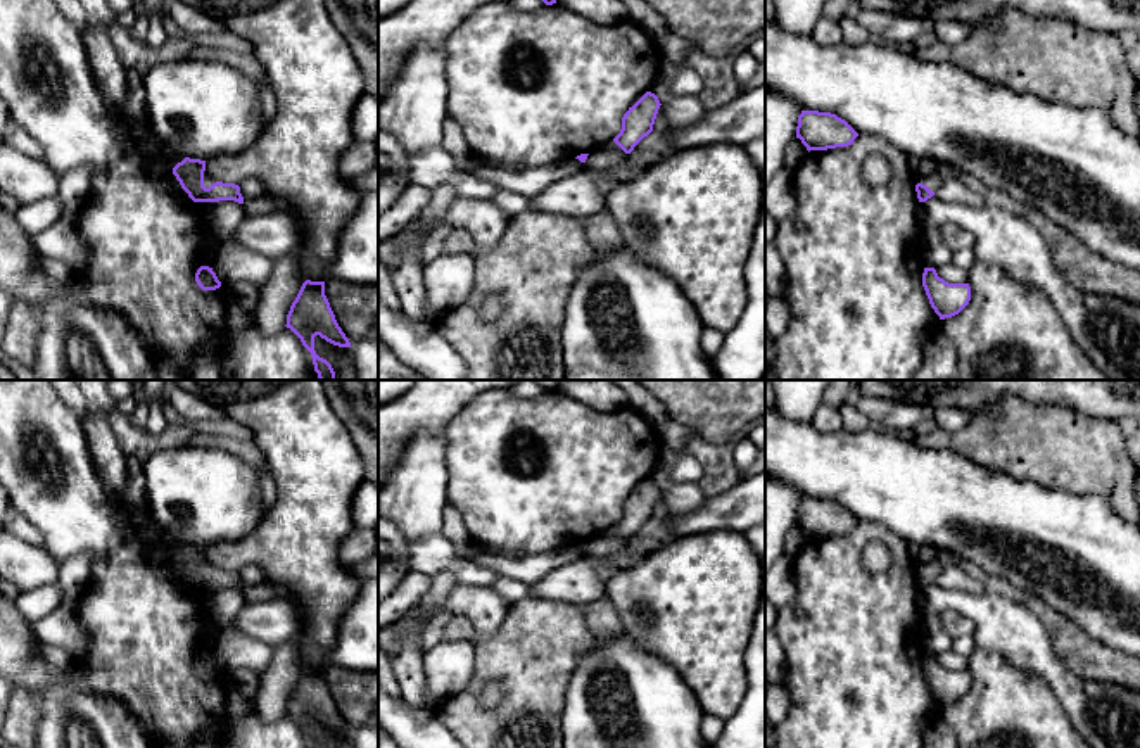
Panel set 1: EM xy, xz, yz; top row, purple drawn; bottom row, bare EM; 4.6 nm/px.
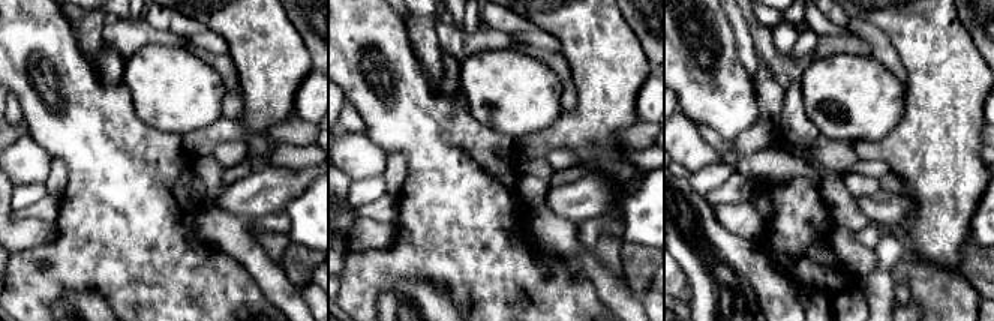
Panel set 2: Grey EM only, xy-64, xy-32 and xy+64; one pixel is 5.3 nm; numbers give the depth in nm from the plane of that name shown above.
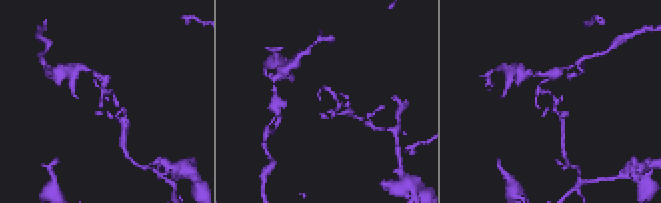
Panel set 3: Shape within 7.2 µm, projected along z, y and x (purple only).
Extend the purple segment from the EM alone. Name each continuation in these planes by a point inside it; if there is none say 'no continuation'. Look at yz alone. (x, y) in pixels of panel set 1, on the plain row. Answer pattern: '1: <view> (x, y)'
1: yz (933, 569)

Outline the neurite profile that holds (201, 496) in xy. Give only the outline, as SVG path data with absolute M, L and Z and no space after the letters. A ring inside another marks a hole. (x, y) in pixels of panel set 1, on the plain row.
M188 444L159 451L143 473L152 520L183 544L233 542L264 518L257 470L223 449Z

